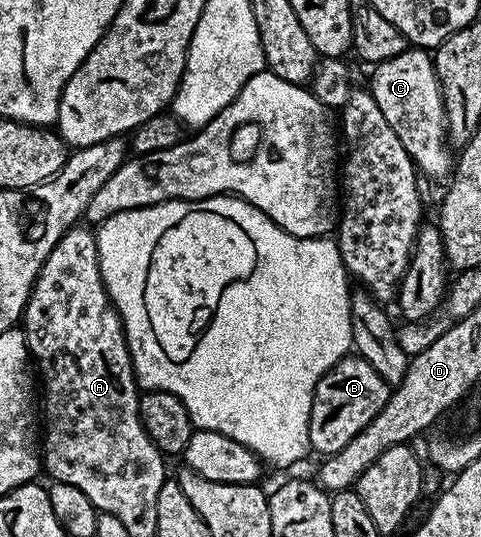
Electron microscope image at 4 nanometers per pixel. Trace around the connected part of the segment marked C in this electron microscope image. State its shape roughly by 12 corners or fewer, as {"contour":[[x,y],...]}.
{"contour":[[433,57],[375,65],[370,91],[423,175],[454,156]]}

